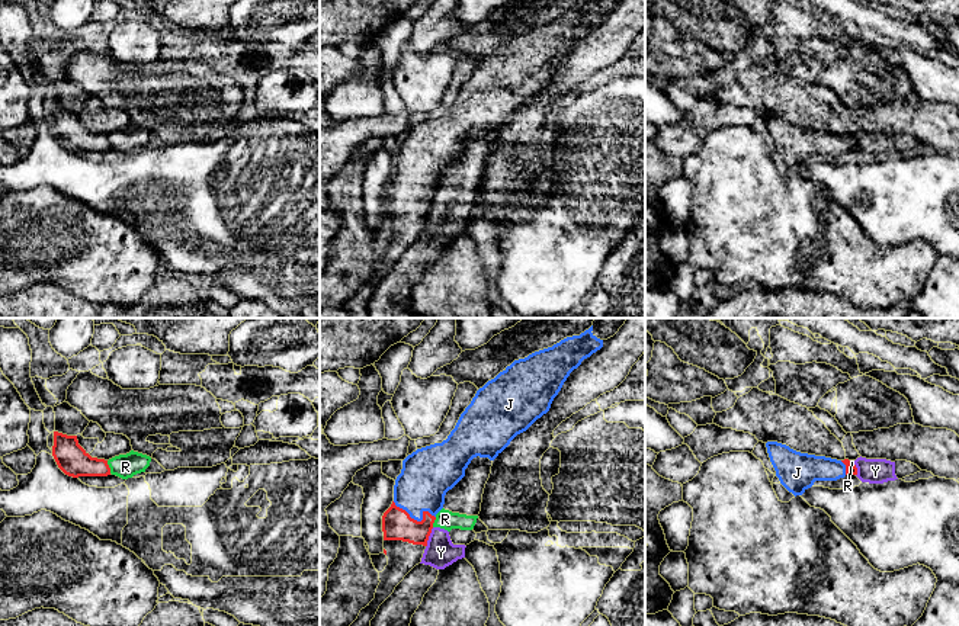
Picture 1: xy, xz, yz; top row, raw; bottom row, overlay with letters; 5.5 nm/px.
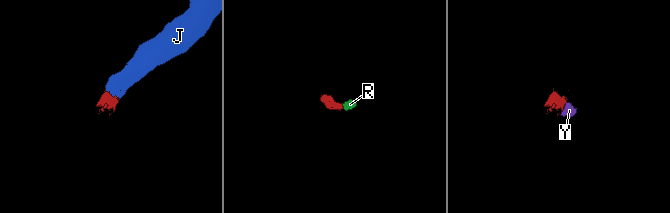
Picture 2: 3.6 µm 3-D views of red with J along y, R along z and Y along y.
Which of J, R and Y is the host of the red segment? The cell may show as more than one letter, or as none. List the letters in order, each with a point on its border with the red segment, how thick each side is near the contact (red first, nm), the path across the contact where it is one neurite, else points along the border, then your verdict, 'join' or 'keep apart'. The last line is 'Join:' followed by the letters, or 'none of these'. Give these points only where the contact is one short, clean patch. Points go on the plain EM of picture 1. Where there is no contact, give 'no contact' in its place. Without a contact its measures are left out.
J: contact xz (416, 195); calibres 170 and 280 nm; way xz (397, 199), (403, 195), (416, 195), (416, 176), (426, 151); join
R: contact xy (108, 141); calibres 170 and 130 nm; border xy (106, 135), (111, 147); keep apart
Y: contact xz (427, 212); calibres 170 and 170 nm; border xz (433, 202), (426, 221); keep apart
Join: J

